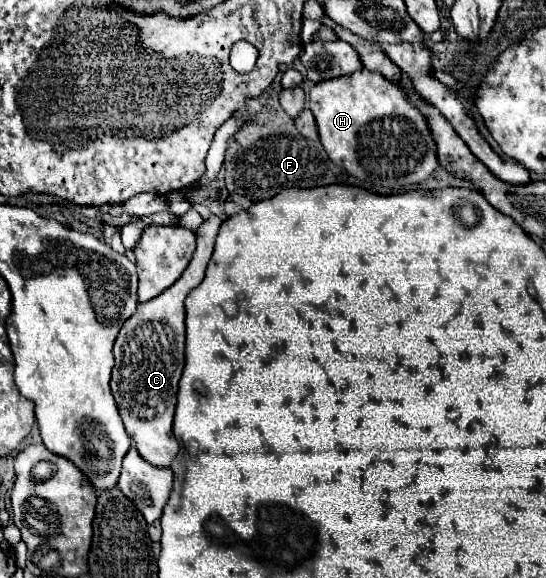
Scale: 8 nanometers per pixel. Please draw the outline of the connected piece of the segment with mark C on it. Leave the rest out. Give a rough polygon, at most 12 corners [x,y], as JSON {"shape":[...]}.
{"shape":[[221,219],[197,233],[185,275],[139,303],[115,341],[113,387],[139,455],[171,467],[185,301]]}

